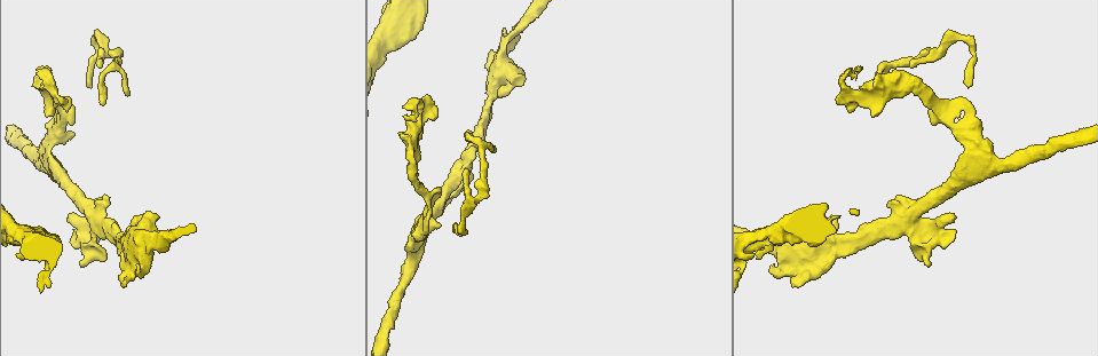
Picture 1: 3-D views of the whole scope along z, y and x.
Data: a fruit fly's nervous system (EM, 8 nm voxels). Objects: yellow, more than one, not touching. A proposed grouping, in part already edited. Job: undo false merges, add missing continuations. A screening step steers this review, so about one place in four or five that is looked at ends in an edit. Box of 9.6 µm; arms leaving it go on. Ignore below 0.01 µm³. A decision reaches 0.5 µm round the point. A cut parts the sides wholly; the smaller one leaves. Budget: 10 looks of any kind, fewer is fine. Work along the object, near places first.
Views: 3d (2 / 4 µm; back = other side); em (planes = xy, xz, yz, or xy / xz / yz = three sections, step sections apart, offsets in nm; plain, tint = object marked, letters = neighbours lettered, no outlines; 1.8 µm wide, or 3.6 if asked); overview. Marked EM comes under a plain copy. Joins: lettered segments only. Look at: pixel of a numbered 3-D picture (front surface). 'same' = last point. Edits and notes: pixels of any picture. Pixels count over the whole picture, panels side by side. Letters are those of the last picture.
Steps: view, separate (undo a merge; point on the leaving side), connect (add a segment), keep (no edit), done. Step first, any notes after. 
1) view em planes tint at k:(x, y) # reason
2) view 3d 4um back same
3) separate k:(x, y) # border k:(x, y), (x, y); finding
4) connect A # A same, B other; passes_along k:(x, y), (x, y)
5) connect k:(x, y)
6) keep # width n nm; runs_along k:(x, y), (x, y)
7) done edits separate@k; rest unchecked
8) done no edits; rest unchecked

view 3d 2um at 1:(782, 230) # side arm on a straight run

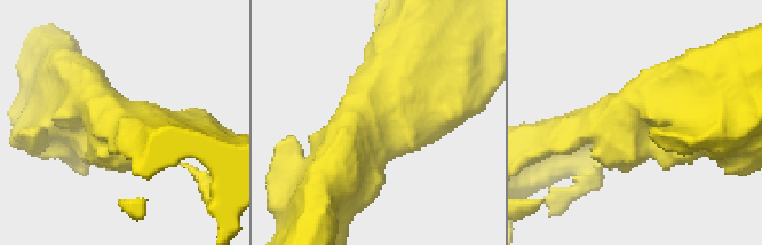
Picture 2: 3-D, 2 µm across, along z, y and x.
view em planes letters at 2:(403, 124)

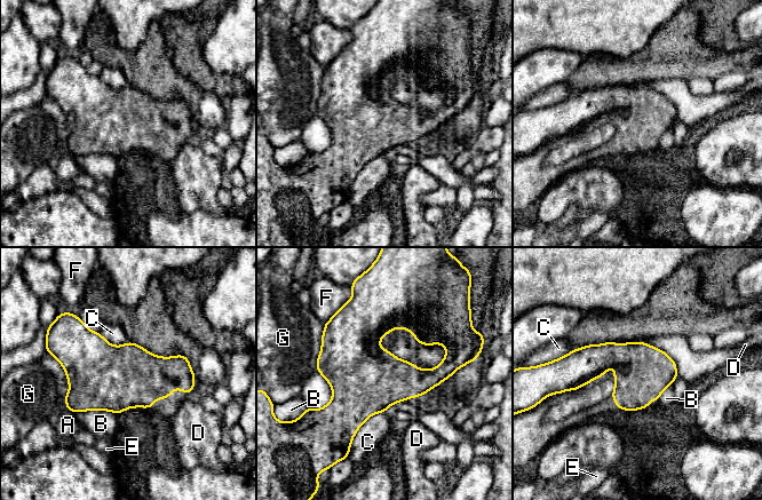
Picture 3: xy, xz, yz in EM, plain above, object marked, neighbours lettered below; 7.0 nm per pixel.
keep # A other, B other, C other, D other, E other, F other, G other; border 3:(63, 396), (71, 411), (116, 414); all the same cell

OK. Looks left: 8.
view em 3.6um planes letters at 1:(494, 82) # abrupt turn

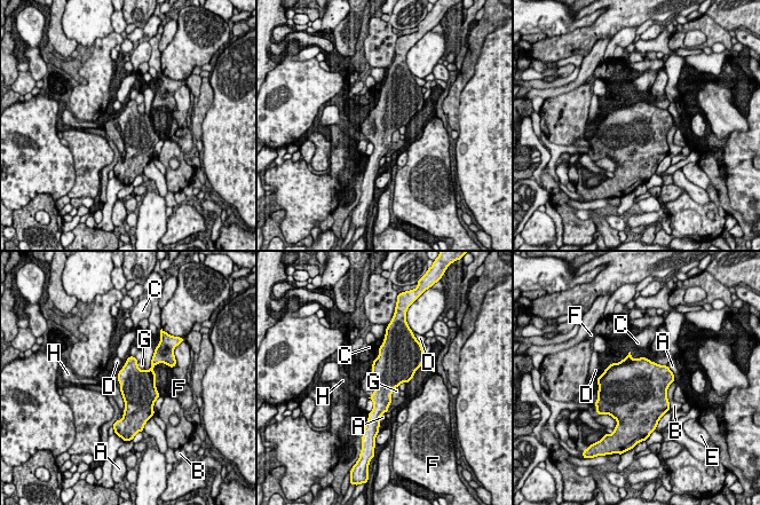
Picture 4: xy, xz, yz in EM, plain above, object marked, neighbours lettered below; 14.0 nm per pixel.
keep # width 480 nm; A other, B other, C other, D other, E other, F other, G other, H other; border 4:(397, 386), (393, 389), (392, 397); continuous, no second cell

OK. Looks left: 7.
view 3d 4um at 1:(464, 164) # four arms meet

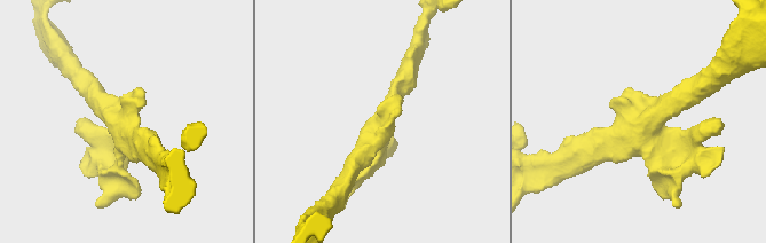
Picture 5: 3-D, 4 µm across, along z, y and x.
view em planes tint at 5:(638, 128)

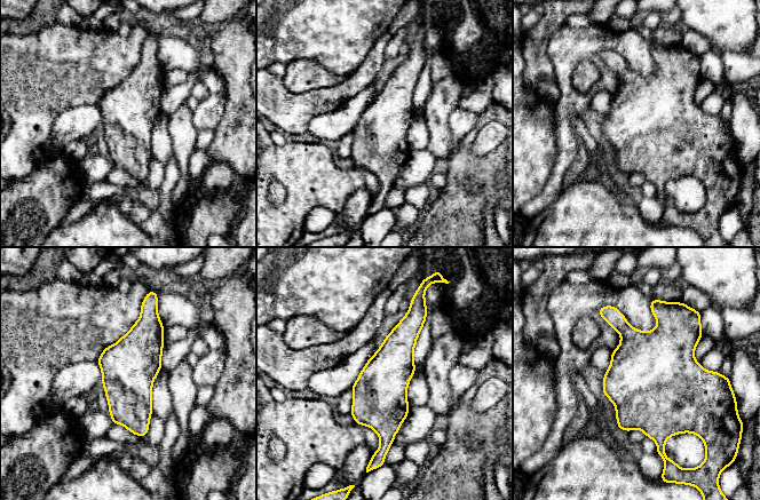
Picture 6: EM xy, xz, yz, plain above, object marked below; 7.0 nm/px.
view em planes letters same # what lies round it

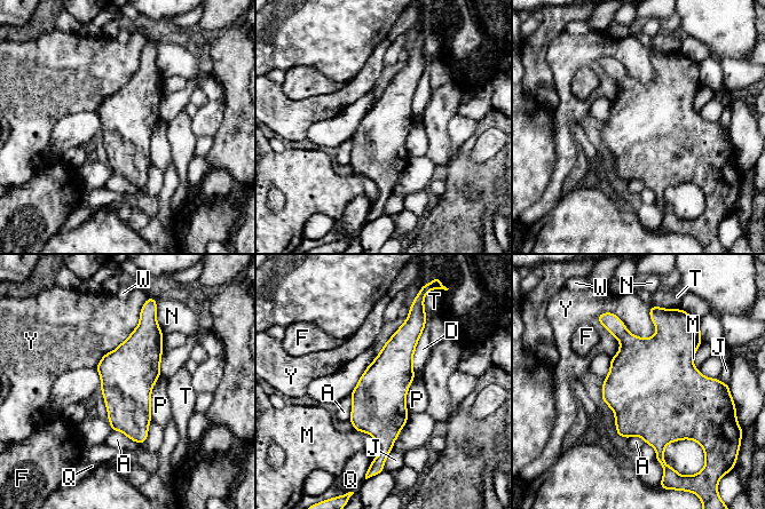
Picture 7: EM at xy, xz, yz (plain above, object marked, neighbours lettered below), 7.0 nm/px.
keep # A other, D other, F other, J other, M other, N other, P other, Q other, T other, W other, Y other; border 7:(160, 375), (151, 390), (150, 418); continuous, no second cell

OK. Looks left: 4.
view 3d 2um at 1:(455, 222) # thin end

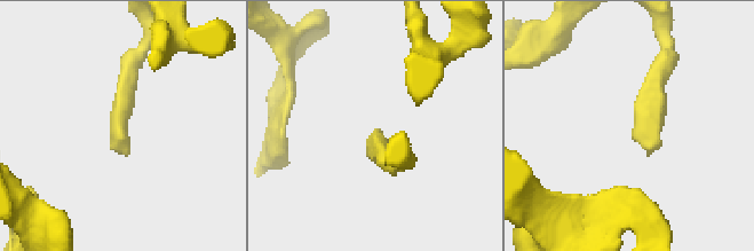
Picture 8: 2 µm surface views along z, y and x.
view em planes letters at 8:(126, 155)

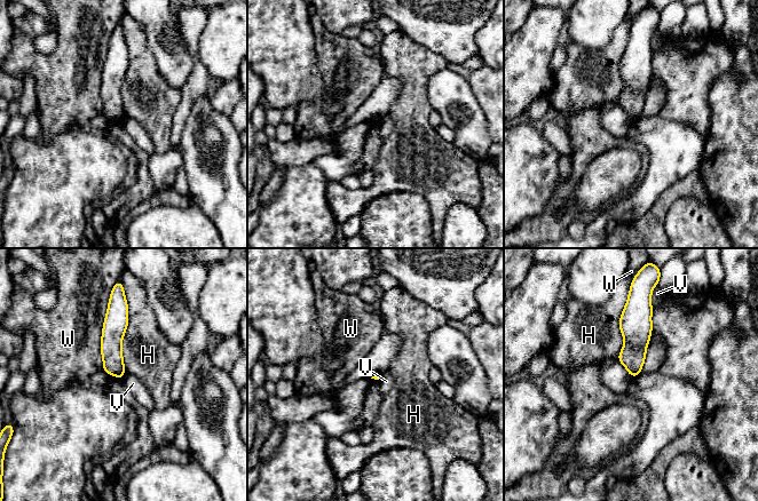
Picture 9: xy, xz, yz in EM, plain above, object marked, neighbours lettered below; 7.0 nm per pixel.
keep # H other, V other, W other; no lettered segment goes on from it

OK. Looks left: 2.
done no edits; rest unchecked

